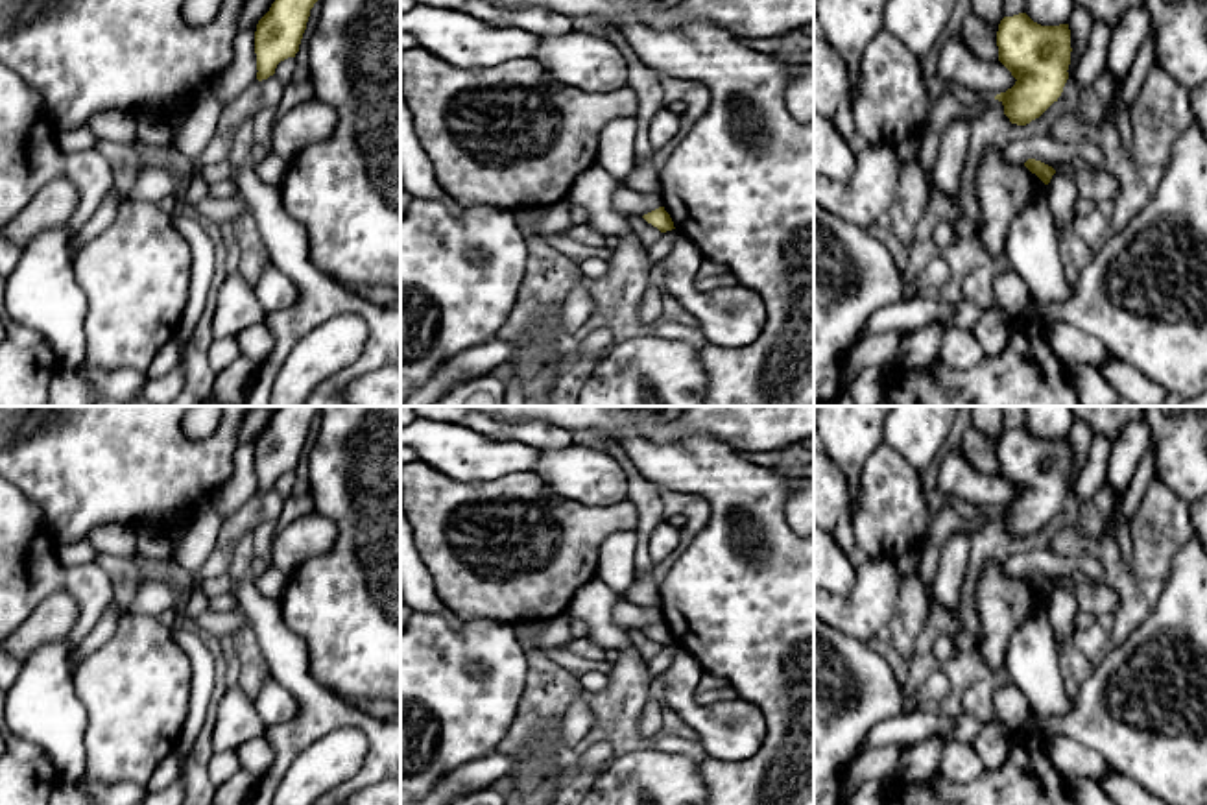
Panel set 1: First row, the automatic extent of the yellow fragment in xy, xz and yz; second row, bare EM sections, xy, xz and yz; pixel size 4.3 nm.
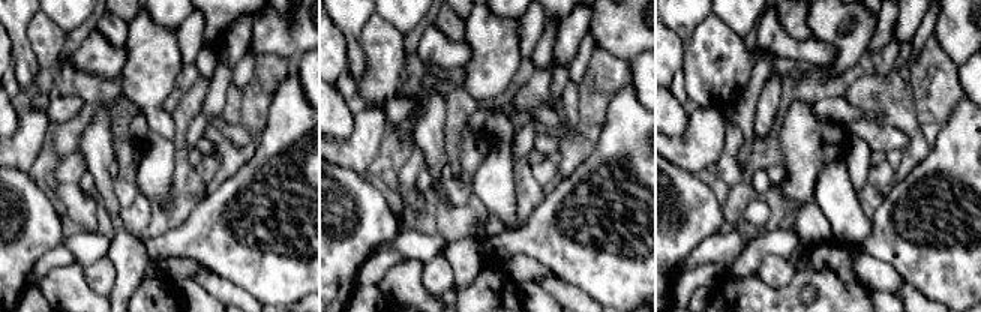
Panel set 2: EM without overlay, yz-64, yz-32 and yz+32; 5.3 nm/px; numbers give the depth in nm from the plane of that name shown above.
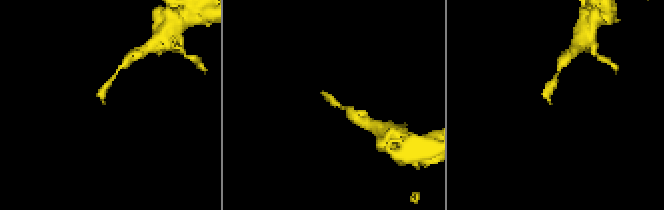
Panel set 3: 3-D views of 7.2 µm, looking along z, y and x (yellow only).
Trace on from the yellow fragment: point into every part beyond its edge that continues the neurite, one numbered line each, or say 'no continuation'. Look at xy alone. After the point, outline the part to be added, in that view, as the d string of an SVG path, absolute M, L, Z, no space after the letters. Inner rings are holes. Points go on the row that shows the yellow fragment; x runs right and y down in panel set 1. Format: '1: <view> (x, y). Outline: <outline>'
no continuation

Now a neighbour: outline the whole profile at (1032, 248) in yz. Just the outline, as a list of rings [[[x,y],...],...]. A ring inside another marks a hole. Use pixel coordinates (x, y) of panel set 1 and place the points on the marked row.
[[[1041,190],[1011,222],[1006,257],[1026,282],[1034,303],[1061,303],[1072,292],[1059,260],[1058,231],[1048,207],[1048,192]]]

